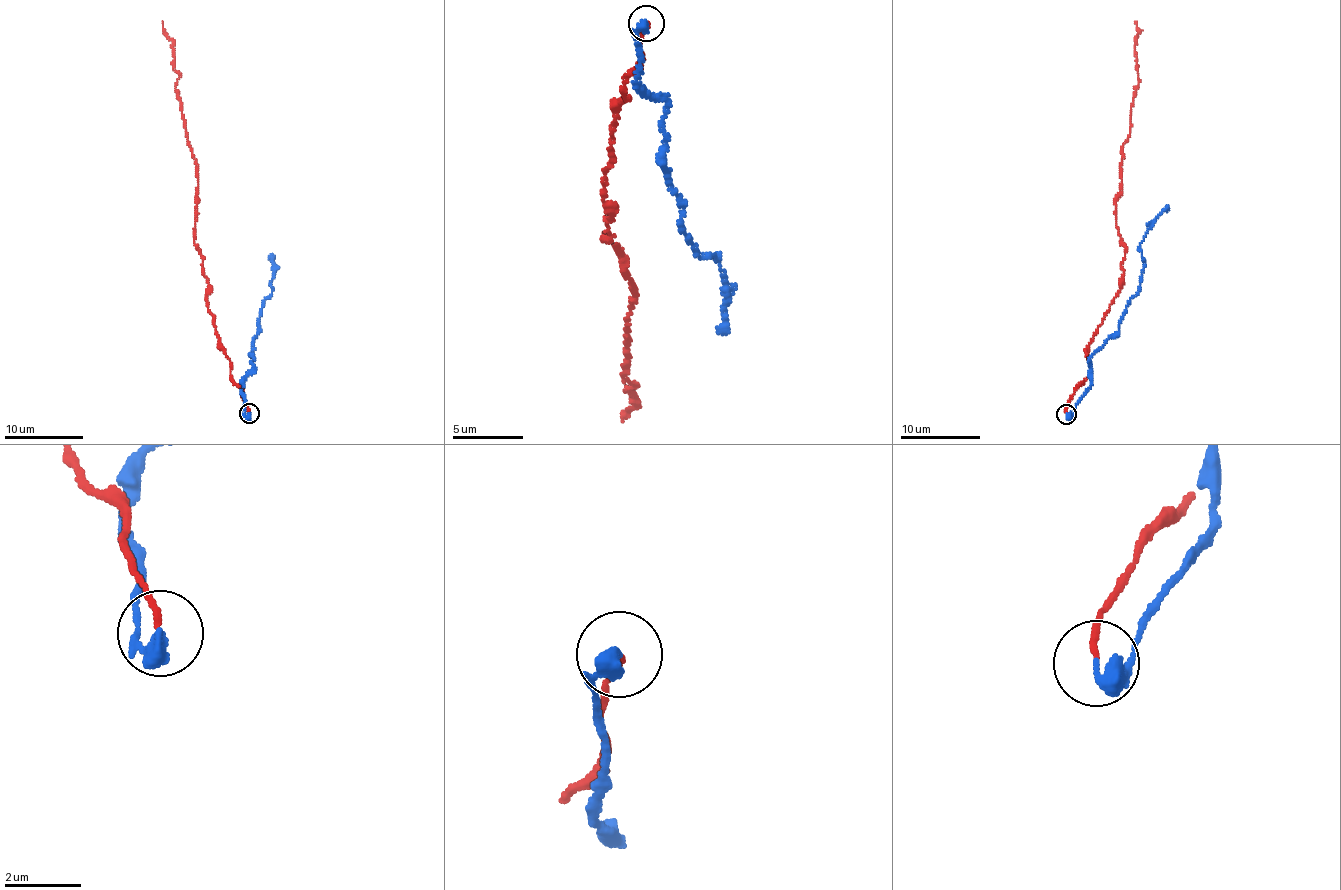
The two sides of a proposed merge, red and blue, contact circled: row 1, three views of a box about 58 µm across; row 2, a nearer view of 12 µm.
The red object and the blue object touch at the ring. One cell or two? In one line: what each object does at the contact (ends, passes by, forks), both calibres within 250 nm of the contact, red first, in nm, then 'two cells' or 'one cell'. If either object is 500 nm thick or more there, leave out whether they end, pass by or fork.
red ends there; blue ends there; 130 nm thick on the red side, 400 nm on the other; two cells

